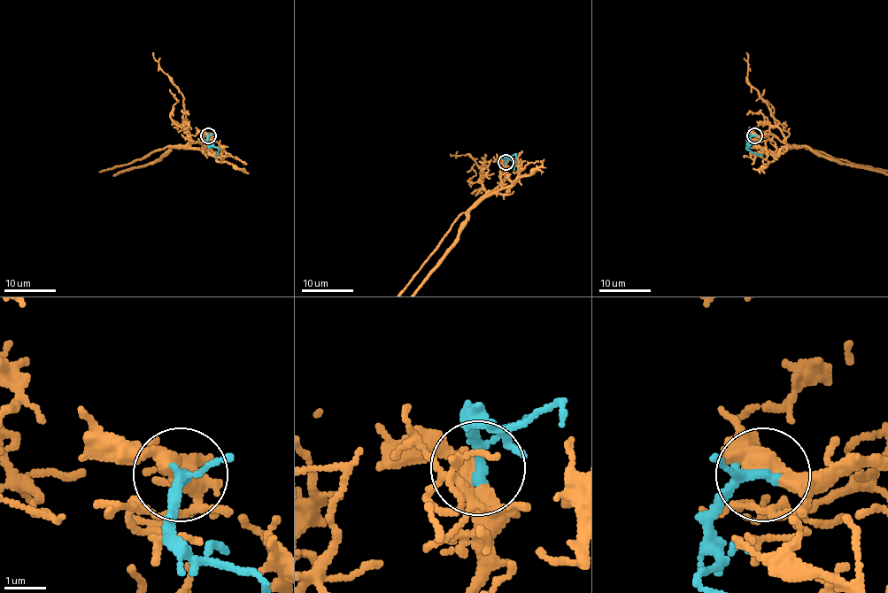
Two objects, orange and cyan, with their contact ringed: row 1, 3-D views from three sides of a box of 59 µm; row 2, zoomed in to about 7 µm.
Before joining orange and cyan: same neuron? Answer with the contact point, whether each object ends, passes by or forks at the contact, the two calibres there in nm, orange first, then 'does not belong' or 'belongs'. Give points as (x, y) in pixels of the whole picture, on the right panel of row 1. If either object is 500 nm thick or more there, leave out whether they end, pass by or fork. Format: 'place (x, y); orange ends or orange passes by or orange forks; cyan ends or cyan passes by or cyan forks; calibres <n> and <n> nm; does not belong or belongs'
place (754, 135); orange passes by; cyan passes by; calibres 380 and 220 nm; belongs

